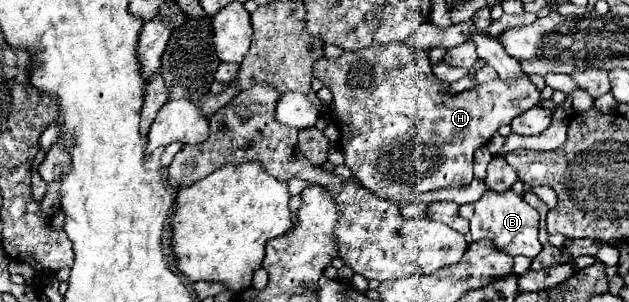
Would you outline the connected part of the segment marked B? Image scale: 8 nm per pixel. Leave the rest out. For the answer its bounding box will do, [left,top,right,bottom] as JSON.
[459,190,541,258]

